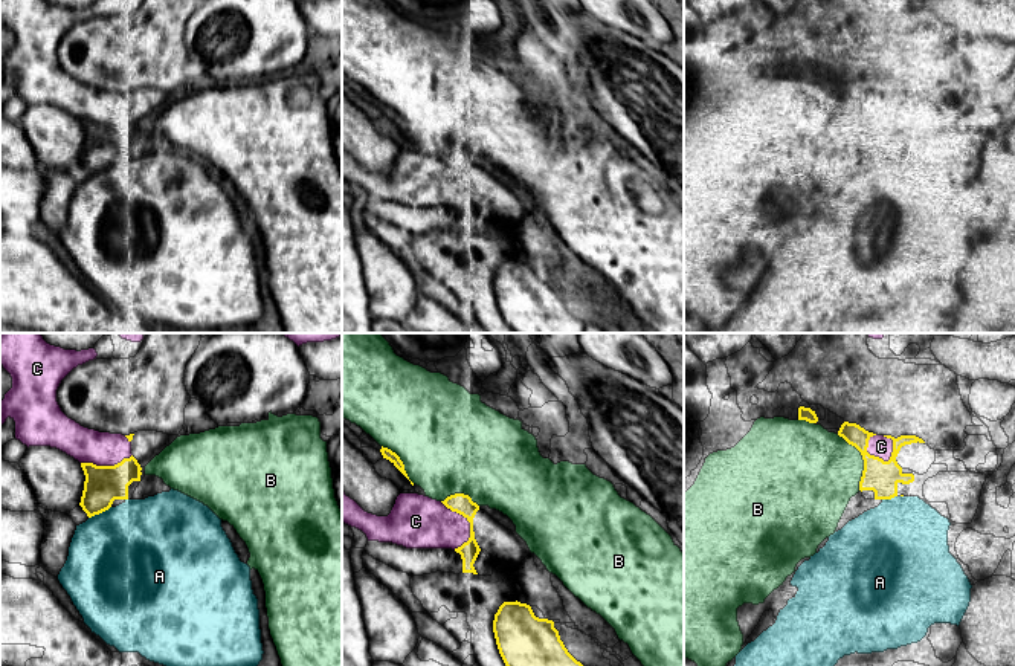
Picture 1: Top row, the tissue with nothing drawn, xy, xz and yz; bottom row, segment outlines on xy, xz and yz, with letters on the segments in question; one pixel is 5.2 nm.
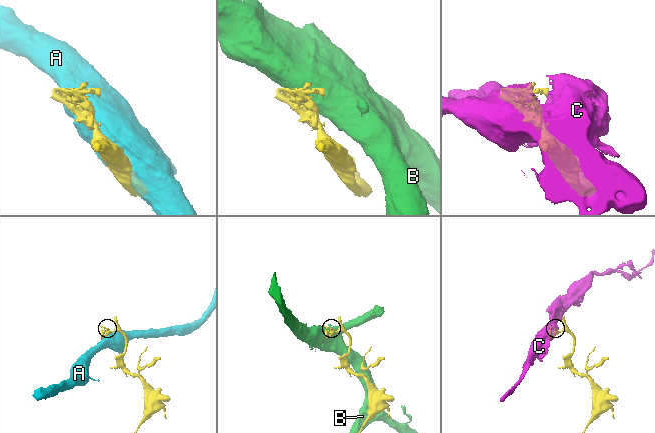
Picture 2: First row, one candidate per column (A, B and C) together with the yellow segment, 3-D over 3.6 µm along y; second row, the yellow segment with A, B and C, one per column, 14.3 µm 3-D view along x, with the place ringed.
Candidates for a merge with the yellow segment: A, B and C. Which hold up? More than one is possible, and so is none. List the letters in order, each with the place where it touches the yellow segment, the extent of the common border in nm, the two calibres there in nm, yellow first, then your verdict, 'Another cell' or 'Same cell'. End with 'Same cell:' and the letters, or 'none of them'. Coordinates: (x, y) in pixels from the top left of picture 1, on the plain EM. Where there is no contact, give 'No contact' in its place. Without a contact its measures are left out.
A: Touches yellow at xy (99, 170). Shared border 140 nm. Thickness 200 nm (yellow) against 480 nm. Another cell
B: Touches yellow at yz (863, 116). Shared border 320 nm. Thickness 170 nm (yellow) against 440 nm. Another cell
C: Touches yellow at yz (869, 112). Shared border 170 nm. Thickness 170 nm (yellow) against 120 nm. Another cell
Same cell: none of them

